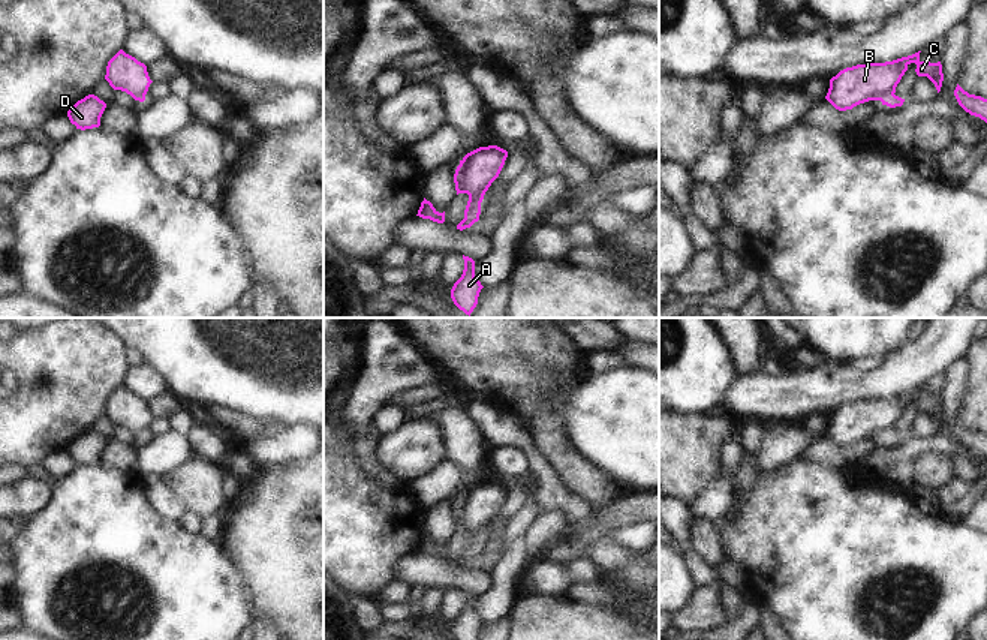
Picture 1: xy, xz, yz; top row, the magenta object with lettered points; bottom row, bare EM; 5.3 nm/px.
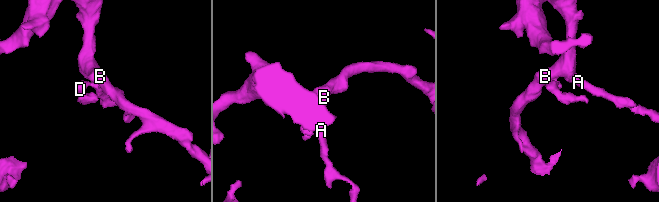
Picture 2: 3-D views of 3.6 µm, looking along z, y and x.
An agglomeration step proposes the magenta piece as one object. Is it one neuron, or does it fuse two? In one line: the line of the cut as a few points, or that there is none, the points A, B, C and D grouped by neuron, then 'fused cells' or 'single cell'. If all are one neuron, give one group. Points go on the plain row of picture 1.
cut in xz along (480, 541), (475, 541), (465, 552); A B C / D; fused cells

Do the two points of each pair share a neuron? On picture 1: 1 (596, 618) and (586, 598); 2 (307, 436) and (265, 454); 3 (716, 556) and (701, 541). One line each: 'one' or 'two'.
1: two
2: one
3: one

